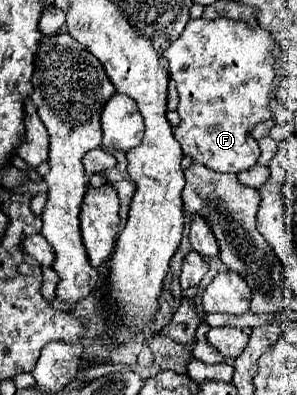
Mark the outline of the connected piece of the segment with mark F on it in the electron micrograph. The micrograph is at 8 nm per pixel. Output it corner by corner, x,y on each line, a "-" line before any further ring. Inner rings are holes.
190,19
182,35
172,41
172,45
164,51
164,57
170,61
170,79
176,81
176,89
180,95
178,115
182,119
180,127
174,129
176,141
182,145
184,155
192,157
196,163
202,163
210,169
224,173
238,173
250,169
258,161
258,145
252,139
252,129
272,119
272,111
268,107
270,95
274,93
276,79
276,57
274,57
276,39
270,31
260,25
252,27
242,19
224,19
216,21
206,19

